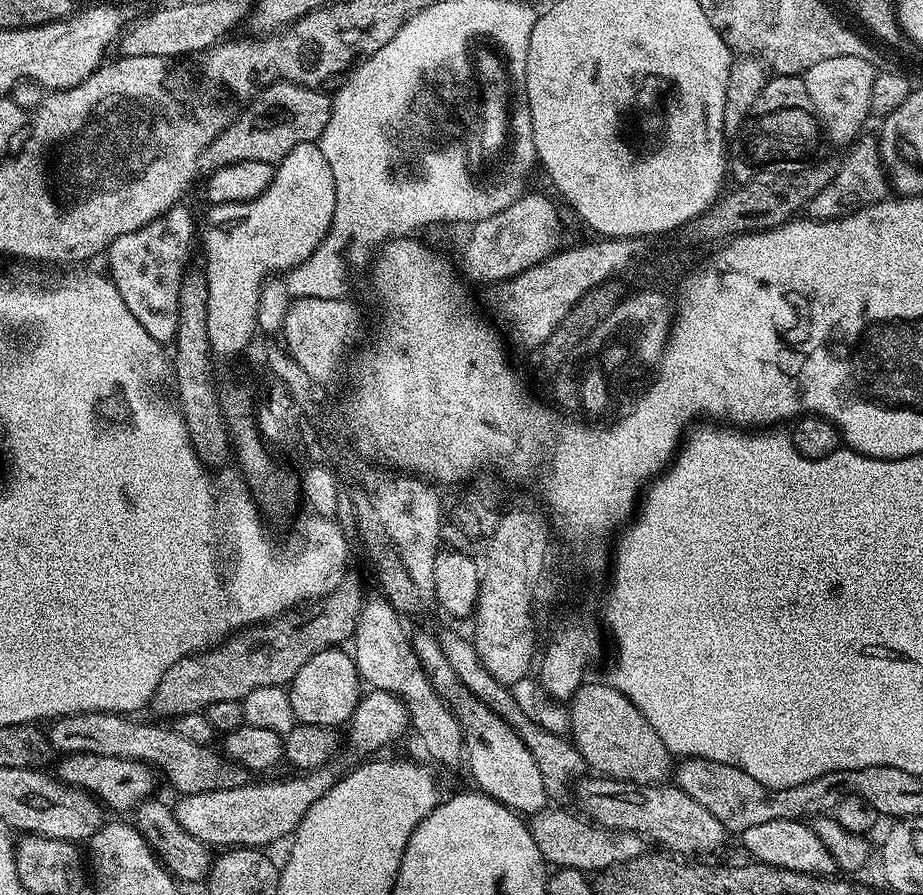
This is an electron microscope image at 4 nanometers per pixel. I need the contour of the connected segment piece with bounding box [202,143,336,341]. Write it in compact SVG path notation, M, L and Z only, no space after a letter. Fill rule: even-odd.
M315 143L299 144L294 146L294 150L290 150L290 154L286 154L284 159L275 165L272 173L272 181L270 186L261 196L246 202L230 202L229 204L214 204L207 210L208 213L202 218L202 244L204 240L204 252L208 255L208 268L206 267L206 275L208 277L208 290L210 293L210 318L218 318L218 320L228 320L228 310L236 310L236 328L244 328L244 340L246 336L254 336L257 331L256 311L260 305L260 288L265 280L269 279L273 274L284 274L289 269L300 264L304 259L311 256L311 252L322 242L324 235L332 227L332 215L334 214L334 202L336 201L336 187L334 186L334 174L330 170L330 162L326 162L326 158L322 154L322 150Z

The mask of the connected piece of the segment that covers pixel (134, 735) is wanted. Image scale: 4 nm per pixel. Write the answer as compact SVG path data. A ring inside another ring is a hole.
M79 712L51 721L46 732L49 745L60 754L89 752L99 756L117 756L147 764L164 776L180 794L210 792L213 788L237 788L246 782L245 769L223 755L215 756L207 744L186 742L175 727L159 728L156 724L139 724L136 718L114 712Z

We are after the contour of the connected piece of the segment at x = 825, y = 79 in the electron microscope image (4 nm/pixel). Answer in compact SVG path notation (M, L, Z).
M826 58L826 62L814 62L802 74L806 94L820 120L823 135L836 144L848 146L861 135L864 123L872 116L870 90L874 87L877 65L866 58Z

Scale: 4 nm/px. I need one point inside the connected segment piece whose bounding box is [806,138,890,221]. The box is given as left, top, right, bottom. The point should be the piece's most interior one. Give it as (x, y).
(860, 180)

